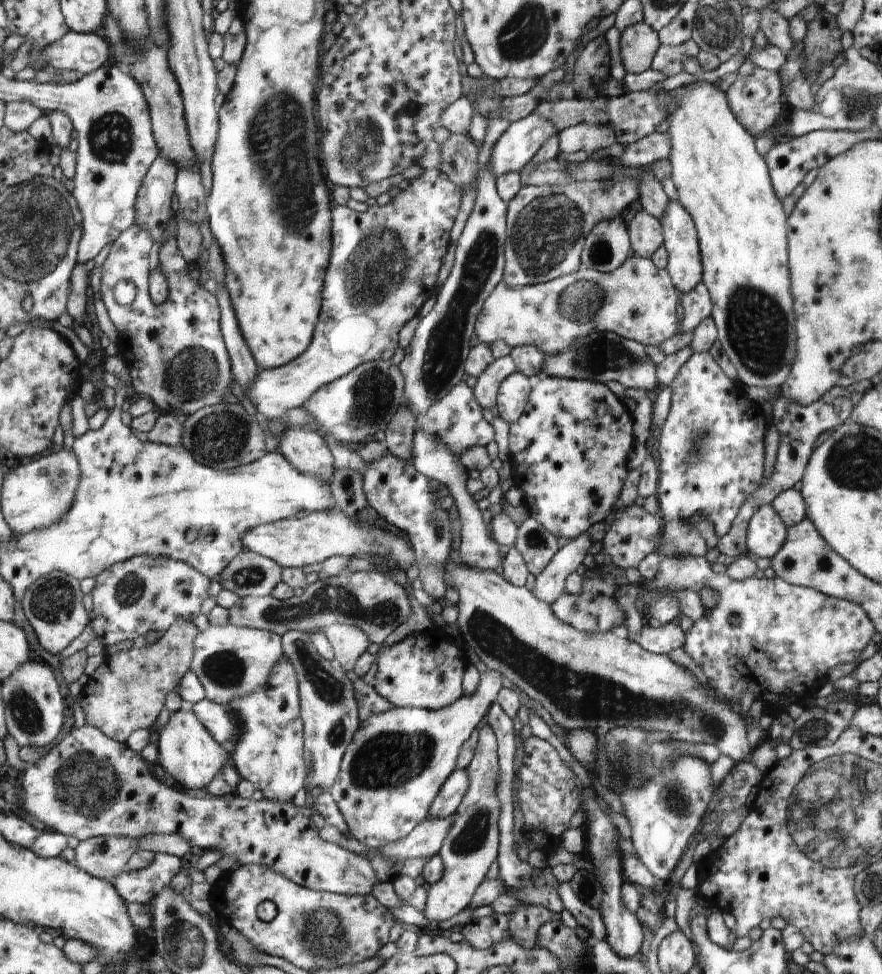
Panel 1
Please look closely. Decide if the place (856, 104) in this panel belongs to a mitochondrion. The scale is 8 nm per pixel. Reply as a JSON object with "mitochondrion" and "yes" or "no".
{"mitochondrion":"yes"}

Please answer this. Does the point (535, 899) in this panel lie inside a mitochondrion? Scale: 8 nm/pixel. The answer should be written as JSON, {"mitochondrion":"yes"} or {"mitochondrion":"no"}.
{"mitochondrion":"no"}

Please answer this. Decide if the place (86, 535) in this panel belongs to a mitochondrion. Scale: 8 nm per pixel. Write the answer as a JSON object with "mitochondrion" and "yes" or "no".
{"mitochondrion":"no"}

